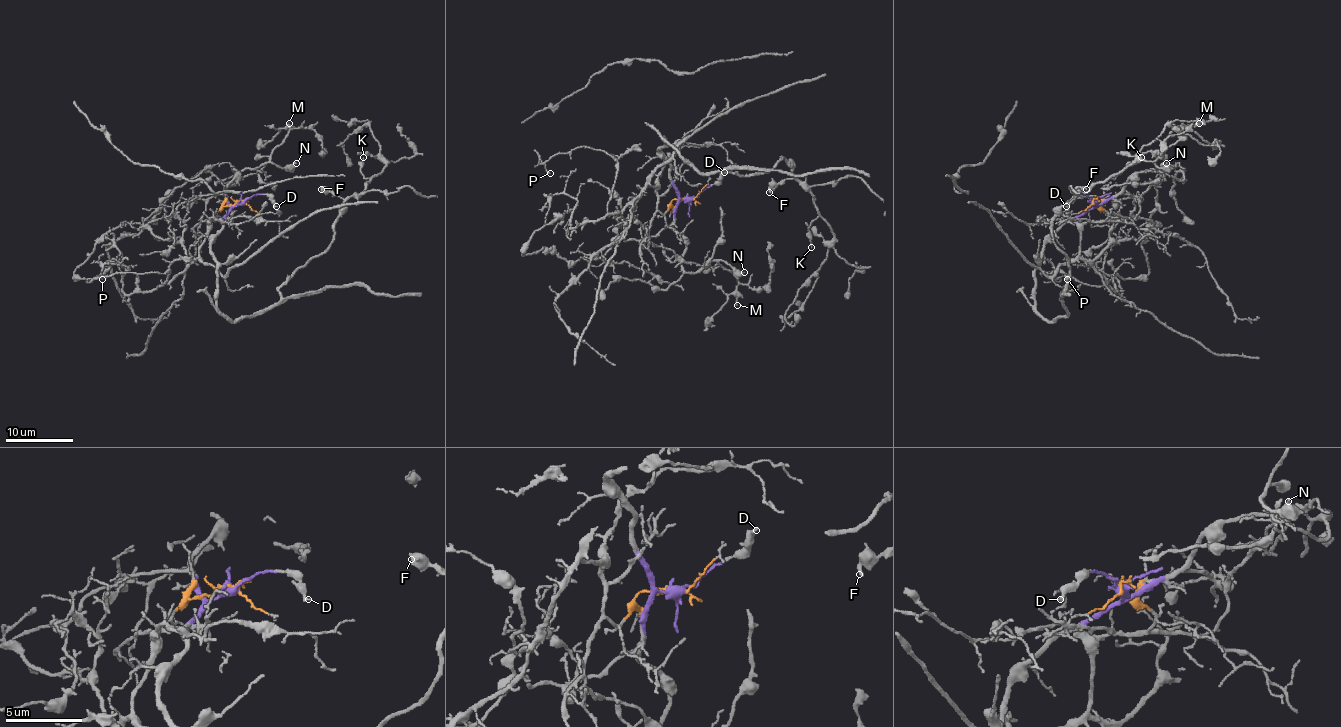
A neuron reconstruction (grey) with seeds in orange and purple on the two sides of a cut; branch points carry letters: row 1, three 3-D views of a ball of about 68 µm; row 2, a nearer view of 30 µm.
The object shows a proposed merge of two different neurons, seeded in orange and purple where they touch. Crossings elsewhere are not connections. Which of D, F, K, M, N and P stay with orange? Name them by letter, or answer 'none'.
P

